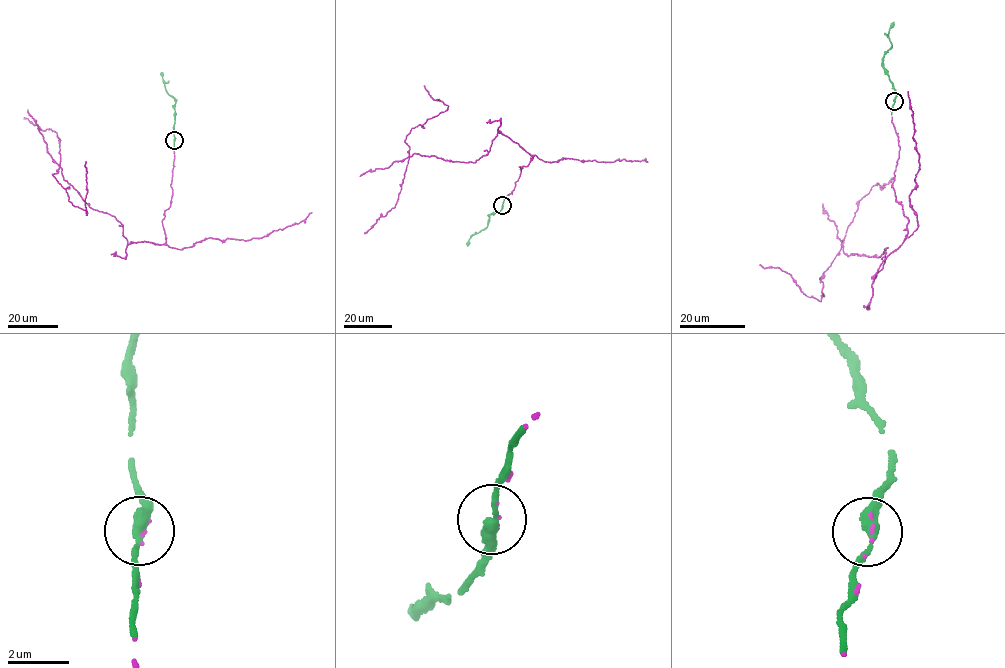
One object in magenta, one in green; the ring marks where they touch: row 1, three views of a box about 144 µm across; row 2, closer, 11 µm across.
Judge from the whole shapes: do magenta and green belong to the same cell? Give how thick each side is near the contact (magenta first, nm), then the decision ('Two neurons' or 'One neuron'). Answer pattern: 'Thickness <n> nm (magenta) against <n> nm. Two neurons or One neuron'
Thickness 60 nm (magenta) against 320 nm. One neuron

